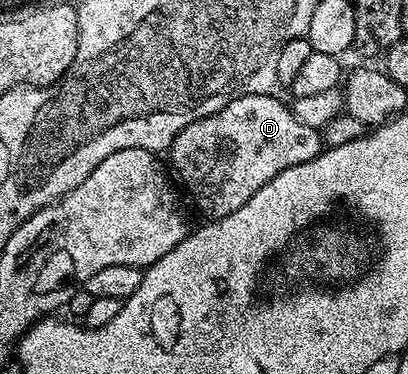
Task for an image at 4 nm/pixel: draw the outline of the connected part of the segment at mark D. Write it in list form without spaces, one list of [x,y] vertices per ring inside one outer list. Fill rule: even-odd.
[[[255,93],[234,97],[230,103],[226,103],[226,107],[182,129],[172,140],[170,169],[181,186],[188,185],[189,191],[192,192],[193,203],[205,213],[205,218],[215,219],[238,211],[238,207],[242,207],[242,203],[246,203],[246,199],[250,199],[254,191],[270,183],[274,175],[282,175],[282,171],[298,163],[314,160],[321,151],[321,130],[306,127],[306,123],[298,123],[291,108],[287,104],[283,105],[276,95]]]

